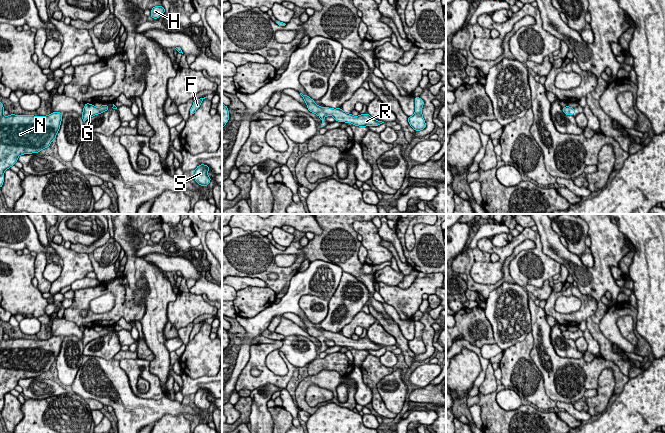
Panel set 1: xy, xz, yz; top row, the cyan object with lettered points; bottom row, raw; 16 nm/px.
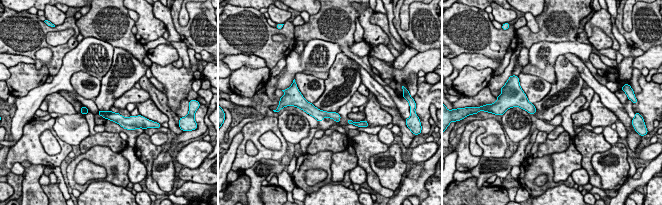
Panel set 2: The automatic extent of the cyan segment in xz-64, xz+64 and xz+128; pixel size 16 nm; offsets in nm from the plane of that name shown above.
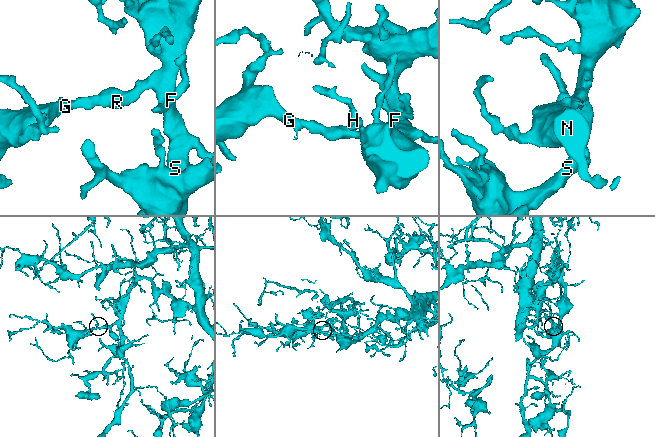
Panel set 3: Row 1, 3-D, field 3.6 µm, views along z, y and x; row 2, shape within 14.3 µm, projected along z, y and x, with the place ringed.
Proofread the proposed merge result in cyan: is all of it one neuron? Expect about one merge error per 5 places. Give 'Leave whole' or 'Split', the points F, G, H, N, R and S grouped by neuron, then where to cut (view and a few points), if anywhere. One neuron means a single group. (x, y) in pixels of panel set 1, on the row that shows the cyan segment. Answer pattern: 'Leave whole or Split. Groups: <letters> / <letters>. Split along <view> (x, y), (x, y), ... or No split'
Leave whole. Groups: F G H N R S. No split

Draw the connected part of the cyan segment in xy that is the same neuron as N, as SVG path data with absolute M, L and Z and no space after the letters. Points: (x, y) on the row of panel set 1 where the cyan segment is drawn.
M0 102L0 188L4 182L4 172L15 165L20 155L39 153L42 149L50 146L51 142L56 138L62 121L62 113L60 112L53 112L47 116L10 114L6 117L3 111L4 107Z

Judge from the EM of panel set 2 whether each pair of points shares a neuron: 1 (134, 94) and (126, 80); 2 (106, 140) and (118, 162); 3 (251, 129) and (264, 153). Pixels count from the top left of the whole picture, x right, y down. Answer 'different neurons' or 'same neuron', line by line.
1: different neurons
2: different neurons
3: same neuron

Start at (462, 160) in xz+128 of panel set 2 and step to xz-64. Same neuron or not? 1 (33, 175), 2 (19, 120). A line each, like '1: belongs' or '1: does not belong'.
1: does not belong
2: does not belong

